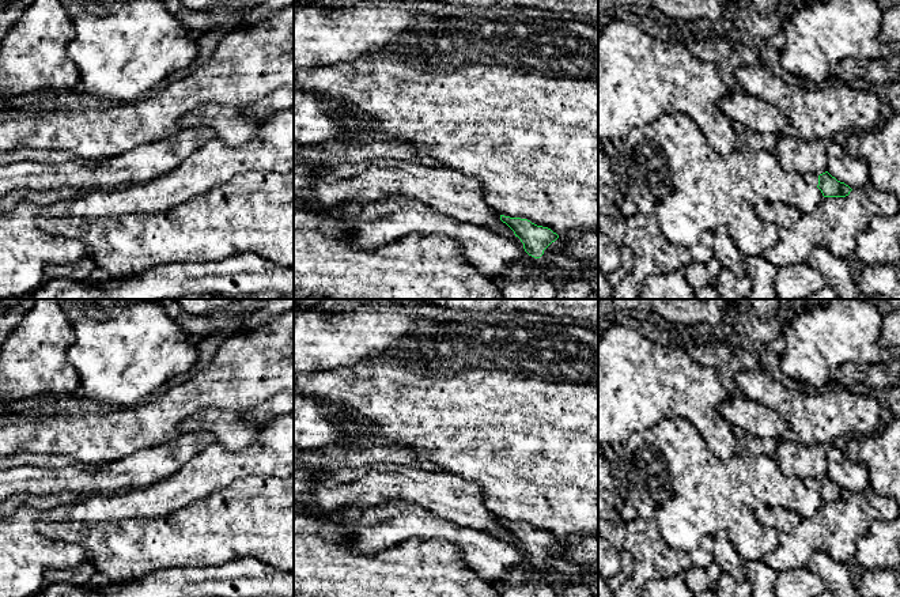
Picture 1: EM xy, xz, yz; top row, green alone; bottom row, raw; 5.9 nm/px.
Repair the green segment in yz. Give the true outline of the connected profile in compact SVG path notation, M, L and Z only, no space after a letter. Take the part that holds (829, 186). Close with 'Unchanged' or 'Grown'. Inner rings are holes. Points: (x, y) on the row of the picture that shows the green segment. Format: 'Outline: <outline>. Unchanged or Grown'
Outline: M828 171L823 174L808 173L803 175L809 185L817 186L824 197L846 197L852 190L844 182L837 181Z. Grown

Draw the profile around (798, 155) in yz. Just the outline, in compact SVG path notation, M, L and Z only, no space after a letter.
M780 135L778 136L778 159L787 171L823 174L828 170L827 141L801 139Z

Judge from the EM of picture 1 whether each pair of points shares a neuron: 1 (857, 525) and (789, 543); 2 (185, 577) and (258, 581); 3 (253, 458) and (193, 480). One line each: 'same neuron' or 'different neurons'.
1: same neuron
2: same neuron
3: same neuron

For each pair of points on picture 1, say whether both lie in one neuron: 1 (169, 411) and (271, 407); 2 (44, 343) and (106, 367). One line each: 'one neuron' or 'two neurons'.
1: two neurons
2: two neurons

